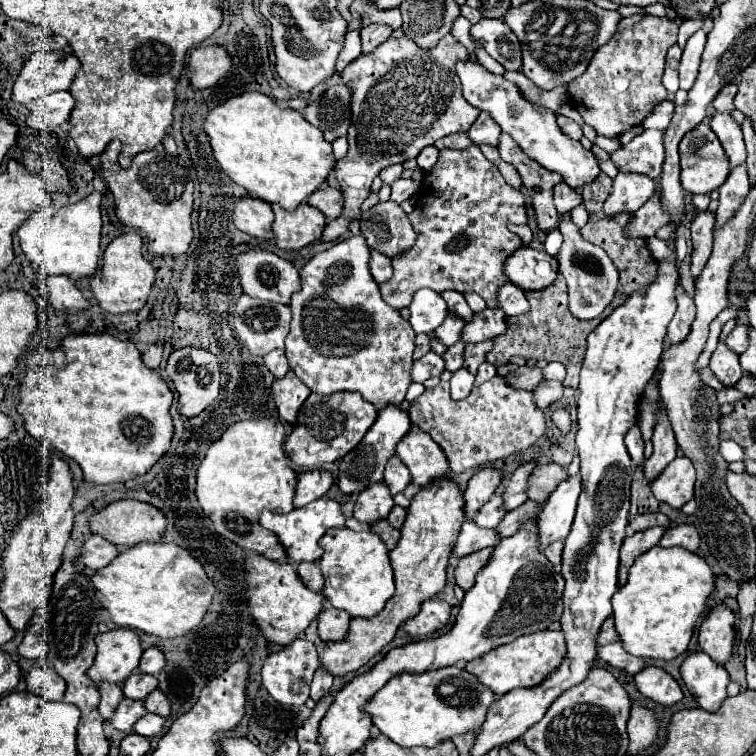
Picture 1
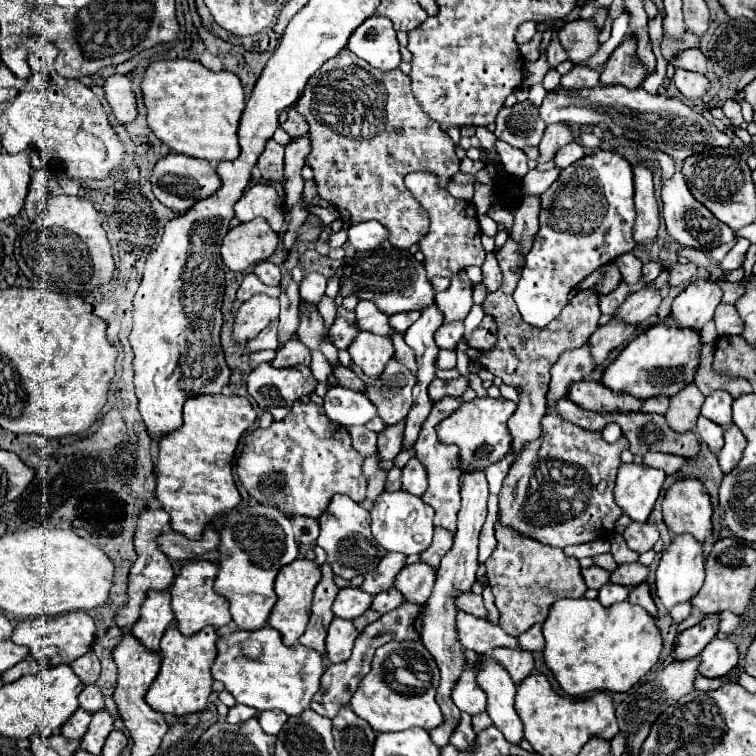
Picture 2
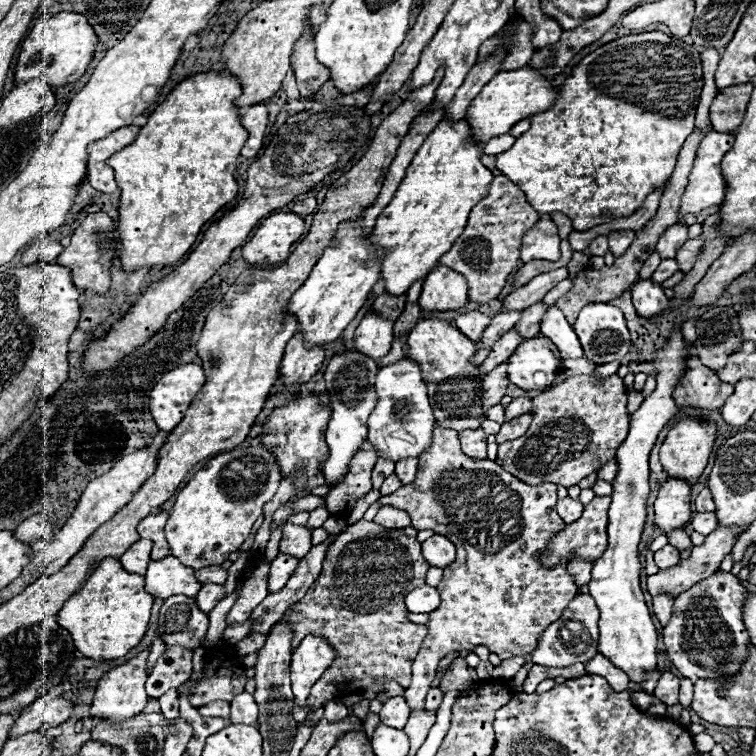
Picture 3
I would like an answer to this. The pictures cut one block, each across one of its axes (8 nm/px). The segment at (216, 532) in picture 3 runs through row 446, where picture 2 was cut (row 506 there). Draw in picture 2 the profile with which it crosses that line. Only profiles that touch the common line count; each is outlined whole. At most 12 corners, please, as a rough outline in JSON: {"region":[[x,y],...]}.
{"region":[[222,516],[214,590],[240,630],[266,626],[274,578],[298,558],[290,518]]}

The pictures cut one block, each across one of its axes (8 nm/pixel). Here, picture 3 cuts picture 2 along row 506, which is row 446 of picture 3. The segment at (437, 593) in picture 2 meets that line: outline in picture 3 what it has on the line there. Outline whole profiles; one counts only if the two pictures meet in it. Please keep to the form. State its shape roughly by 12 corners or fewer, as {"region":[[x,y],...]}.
{"region":[[482,428],[458,432],[466,456],[486,458]]}

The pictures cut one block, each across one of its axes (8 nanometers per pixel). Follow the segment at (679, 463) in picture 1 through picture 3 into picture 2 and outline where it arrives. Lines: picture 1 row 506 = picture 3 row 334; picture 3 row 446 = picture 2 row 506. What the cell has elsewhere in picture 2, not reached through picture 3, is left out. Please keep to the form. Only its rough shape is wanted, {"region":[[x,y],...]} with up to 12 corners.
{"region":[[644,464],[618,468],[614,500],[646,522],[666,474]]}

